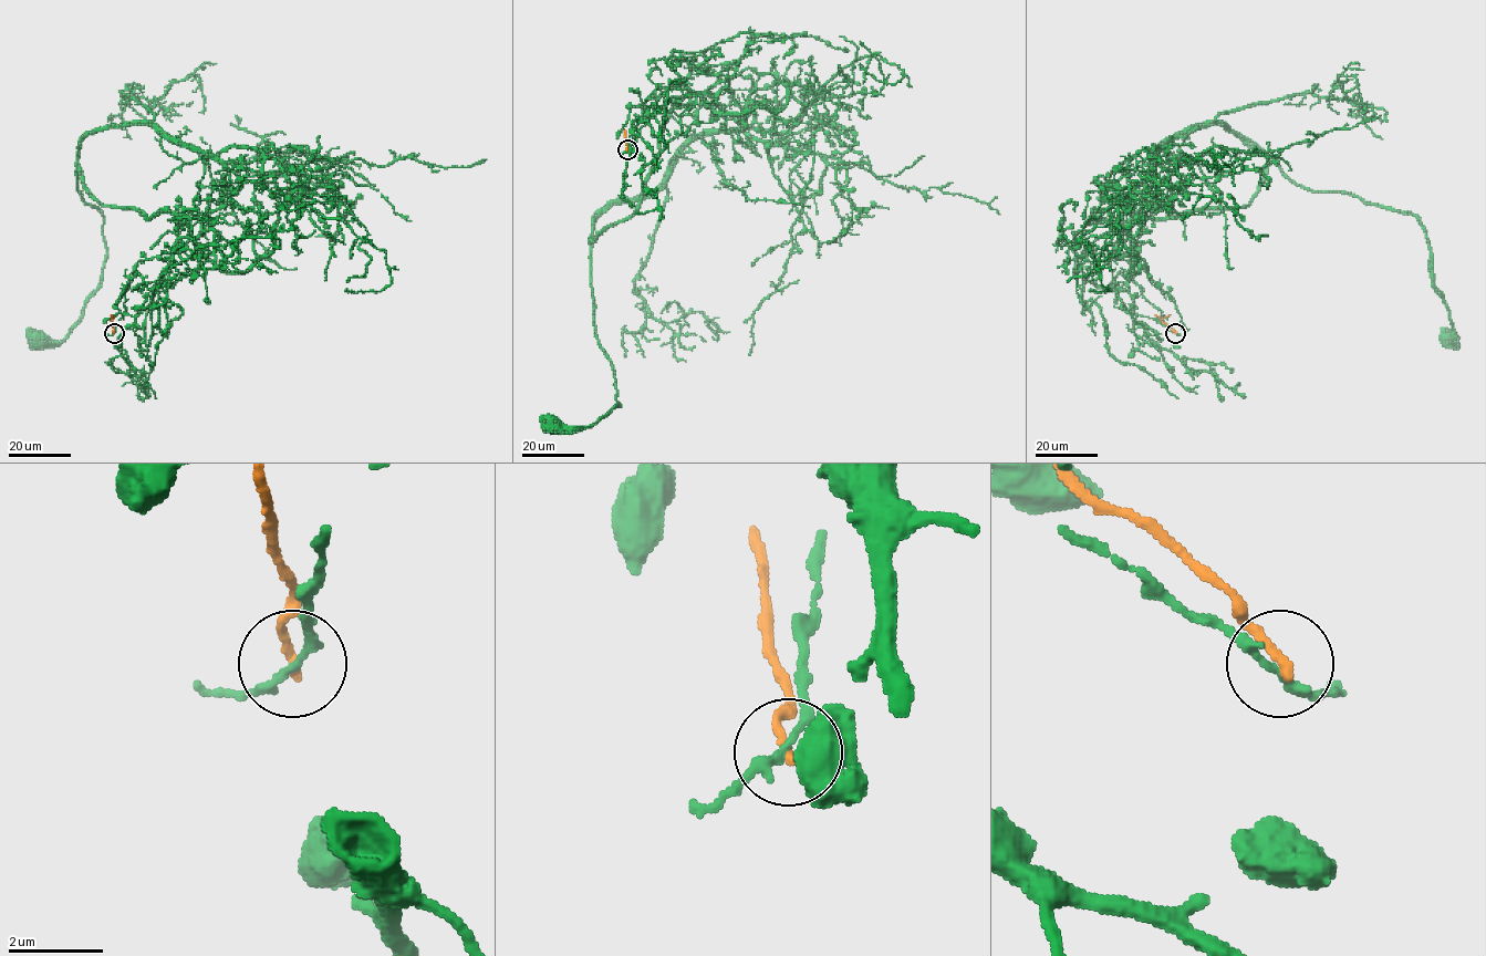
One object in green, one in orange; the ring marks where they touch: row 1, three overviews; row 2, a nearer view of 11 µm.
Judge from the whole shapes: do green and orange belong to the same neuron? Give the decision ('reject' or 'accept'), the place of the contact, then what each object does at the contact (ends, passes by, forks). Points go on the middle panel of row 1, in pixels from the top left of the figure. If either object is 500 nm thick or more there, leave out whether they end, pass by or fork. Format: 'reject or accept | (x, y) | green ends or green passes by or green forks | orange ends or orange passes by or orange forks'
reject | (627, 149) | green passes by | orange ends

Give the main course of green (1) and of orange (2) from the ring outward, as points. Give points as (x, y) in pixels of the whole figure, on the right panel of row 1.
1: (1175, 333), (1113, 283), (1120, 216), (1243, 207), (1270, 157), (1415, 217), (1448, 340)
2: (1175, 333), (1161, 320), (1170, 315)

